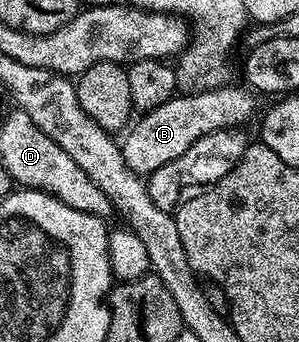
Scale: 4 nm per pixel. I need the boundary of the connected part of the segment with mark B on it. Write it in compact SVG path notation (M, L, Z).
M229 87L206 88L204 92L177 94L172 100L163 102L163 106L144 113L140 117L141 121L137 125L134 123L124 133L125 141L120 141L119 147L126 166L138 176L148 178L155 170L159 170L159 166L167 166L167 162L179 158L179 154L187 151L199 138L212 132L241 126L244 120L251 119L253 111L257 108L258 97L248 87Z

